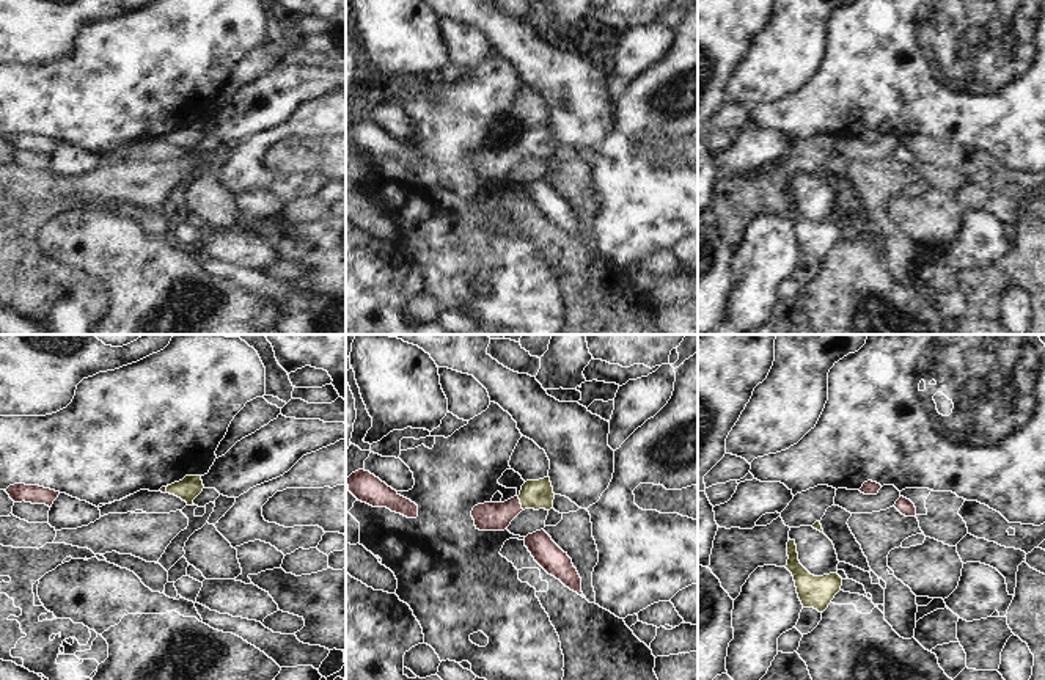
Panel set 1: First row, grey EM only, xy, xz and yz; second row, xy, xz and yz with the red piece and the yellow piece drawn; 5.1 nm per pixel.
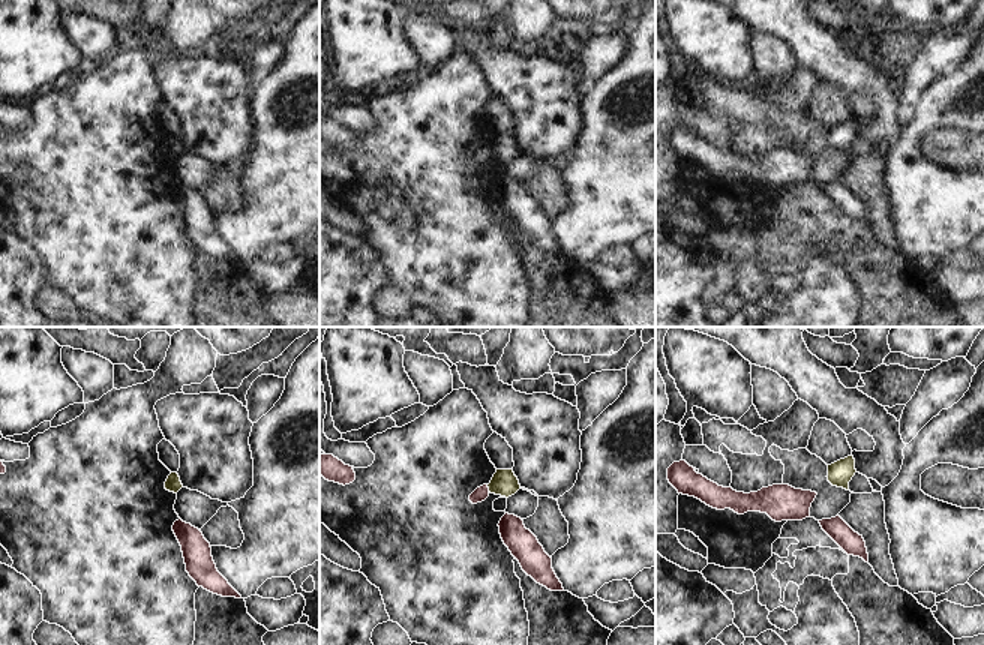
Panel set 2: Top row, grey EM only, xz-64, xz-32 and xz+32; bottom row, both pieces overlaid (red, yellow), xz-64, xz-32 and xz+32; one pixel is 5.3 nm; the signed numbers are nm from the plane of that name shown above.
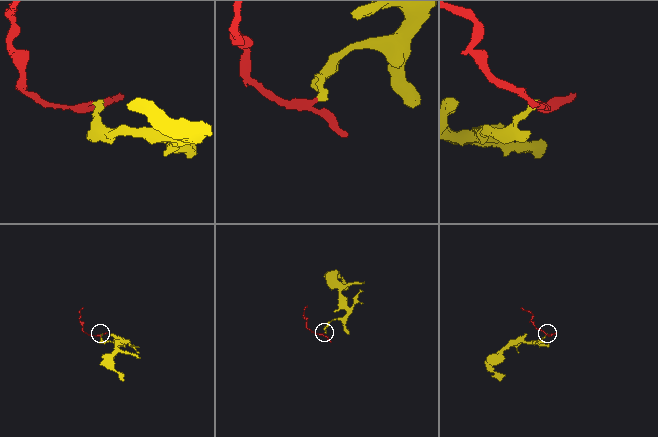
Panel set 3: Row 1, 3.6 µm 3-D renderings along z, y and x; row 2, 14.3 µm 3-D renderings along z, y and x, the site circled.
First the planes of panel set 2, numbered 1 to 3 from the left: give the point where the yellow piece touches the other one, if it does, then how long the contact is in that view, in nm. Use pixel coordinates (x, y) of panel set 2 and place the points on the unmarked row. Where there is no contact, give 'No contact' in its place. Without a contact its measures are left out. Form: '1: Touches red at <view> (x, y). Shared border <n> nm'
1: No contact
2: Touches red at xz-32 (488, 152). Shared border 40 nm
3: No contact

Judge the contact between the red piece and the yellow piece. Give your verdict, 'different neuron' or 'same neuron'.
same neuron

